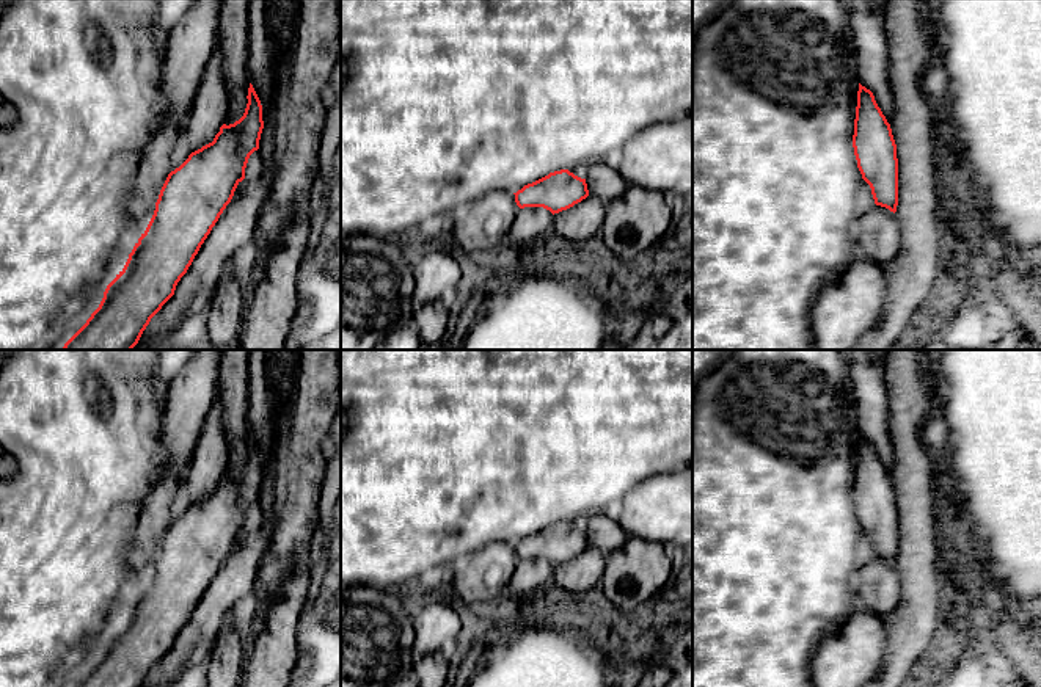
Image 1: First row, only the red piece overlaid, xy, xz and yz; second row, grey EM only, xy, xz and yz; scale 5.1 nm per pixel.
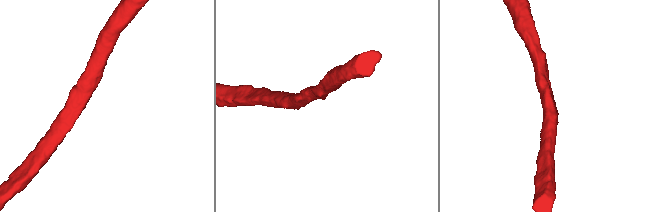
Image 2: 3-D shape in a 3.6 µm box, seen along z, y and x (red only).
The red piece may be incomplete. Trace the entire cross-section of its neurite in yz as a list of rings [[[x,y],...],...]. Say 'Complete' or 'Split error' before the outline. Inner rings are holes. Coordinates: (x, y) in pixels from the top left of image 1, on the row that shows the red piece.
Complete. [[[859,83],[853,147],[876,205],[897,212],[898,158],[890,124],[870,89]]]

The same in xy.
Complete. [[[251,83],[247,99],[245,113],[239,121],[229,125],[223,124],[212,143],[192,152],[179,168],[168,174],[155,202],[154,215],[129,254],[124,268],[107,285],[99,307],[64,344],[63,350],[132,350],[138,344],[151,318],[174,295],[177,282],[187,273],[201,245],[231,202],[237,185],[245,179],[245,168],[250,155],[259,149],[259,140],[264,129],[262,105]]]

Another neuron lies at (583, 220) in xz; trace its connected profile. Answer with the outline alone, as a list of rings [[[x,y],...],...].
[[[589,194],[573,207],[554,213],[551,231],[568,240],[587,240],[601,231],[605,207],[601,199]]]

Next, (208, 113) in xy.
[[[215,47],[203,71],[196,96],[188,113],[185,136],[190,154],[214,141],[215,135],[220,132],[220,127],[226,121],[228,99],[229,96],[223,77],[223,55],[220,53],[218,47]]]

